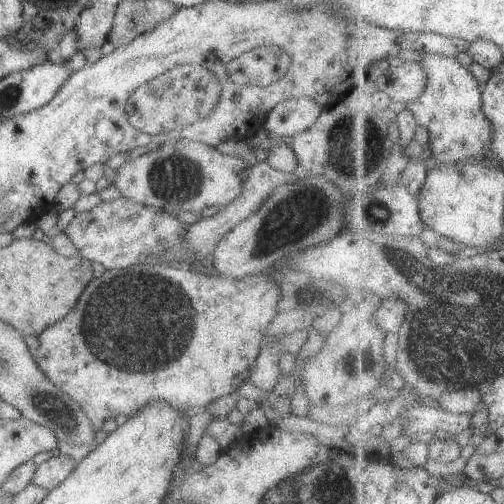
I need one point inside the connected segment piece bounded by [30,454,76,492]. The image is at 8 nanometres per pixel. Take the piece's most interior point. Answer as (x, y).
(48, 474)

